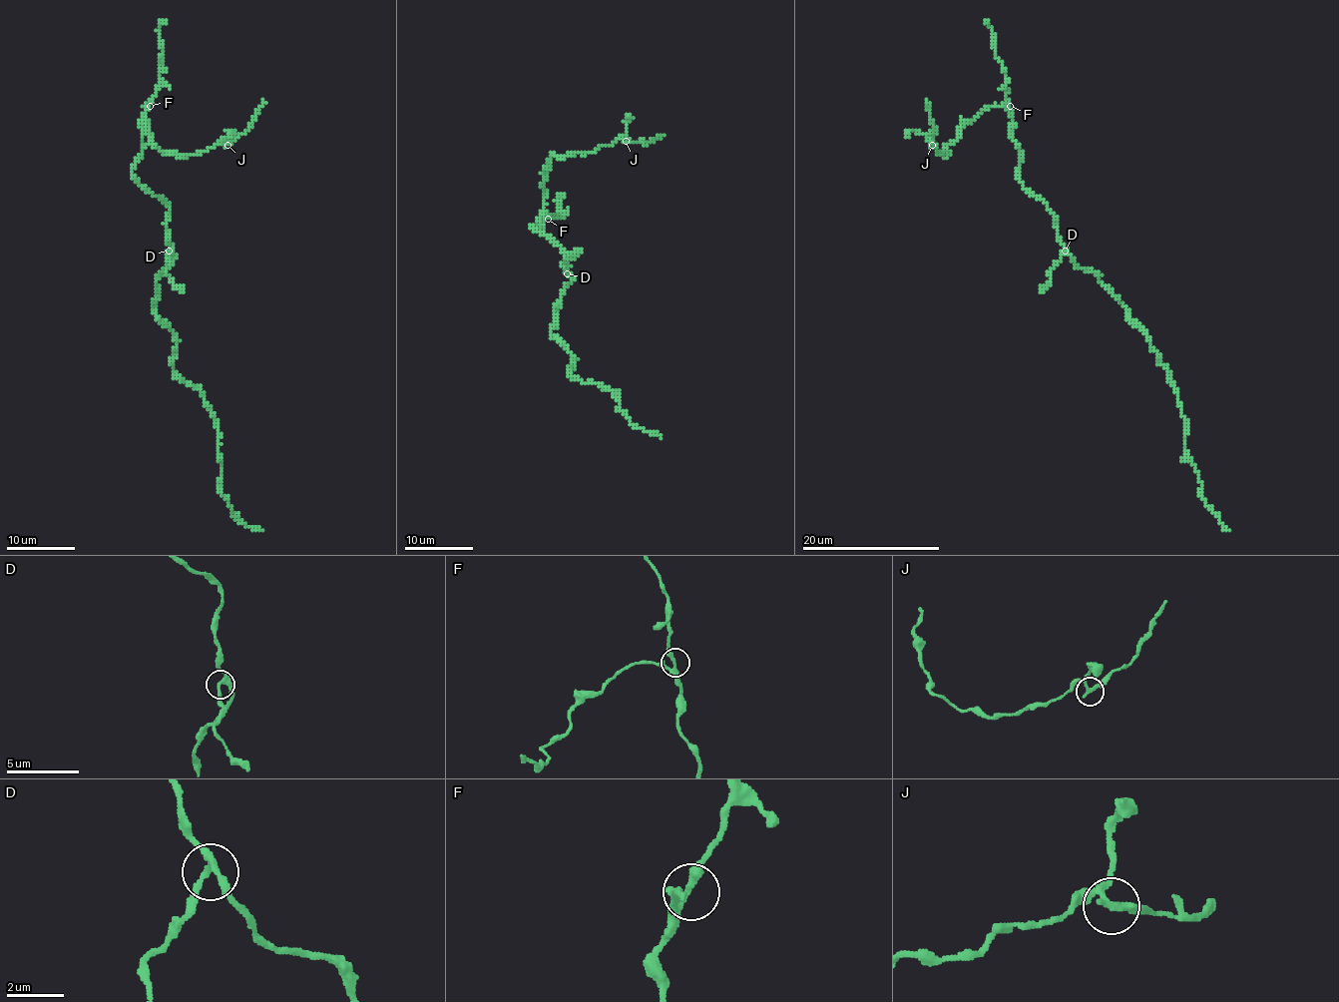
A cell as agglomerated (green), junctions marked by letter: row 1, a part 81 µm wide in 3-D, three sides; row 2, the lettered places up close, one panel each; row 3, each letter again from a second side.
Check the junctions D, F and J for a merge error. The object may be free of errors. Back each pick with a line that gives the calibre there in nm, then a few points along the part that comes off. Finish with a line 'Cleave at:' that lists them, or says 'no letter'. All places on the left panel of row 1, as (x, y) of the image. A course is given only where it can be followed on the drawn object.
J: calibre 180 nm; course (227, 145), (248, 130), (263, 100)
Cleave at: J

